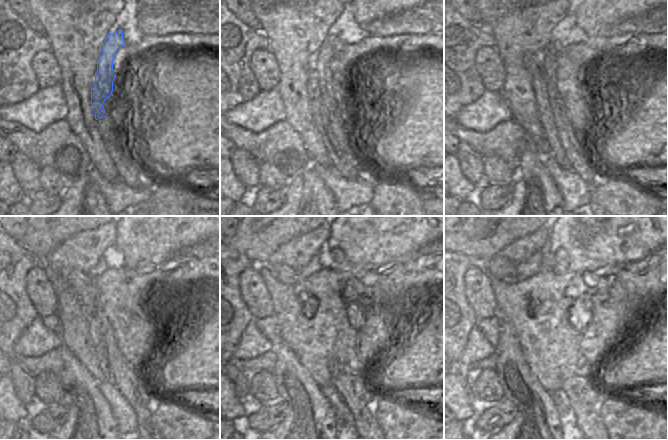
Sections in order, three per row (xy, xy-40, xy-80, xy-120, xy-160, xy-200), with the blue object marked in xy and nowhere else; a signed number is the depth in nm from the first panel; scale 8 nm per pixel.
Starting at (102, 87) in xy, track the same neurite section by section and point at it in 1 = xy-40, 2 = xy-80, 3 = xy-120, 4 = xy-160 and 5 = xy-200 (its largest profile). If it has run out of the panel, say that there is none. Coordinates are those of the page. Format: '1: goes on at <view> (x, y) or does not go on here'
1: goes on at xy-40 (322, 61)
2: goes on at xy-80 (573, 146)
3: goes on at xy-120 (125, 378)
4: goes on at xy-160 (362, 402)
5: goes on at xy-200 (585, 400)

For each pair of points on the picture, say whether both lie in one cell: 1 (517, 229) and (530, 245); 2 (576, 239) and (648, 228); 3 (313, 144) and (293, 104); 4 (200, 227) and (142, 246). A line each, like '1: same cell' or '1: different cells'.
1: different cells
2: same cell
3: same cell
4: same cell

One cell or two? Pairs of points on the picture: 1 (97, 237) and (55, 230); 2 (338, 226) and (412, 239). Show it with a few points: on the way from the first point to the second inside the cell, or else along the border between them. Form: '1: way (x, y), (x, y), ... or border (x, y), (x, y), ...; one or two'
1: border (99, 227), (93, 230), (80, 231), (56, 246); two
2: way (356, 233), (394, 234); one

